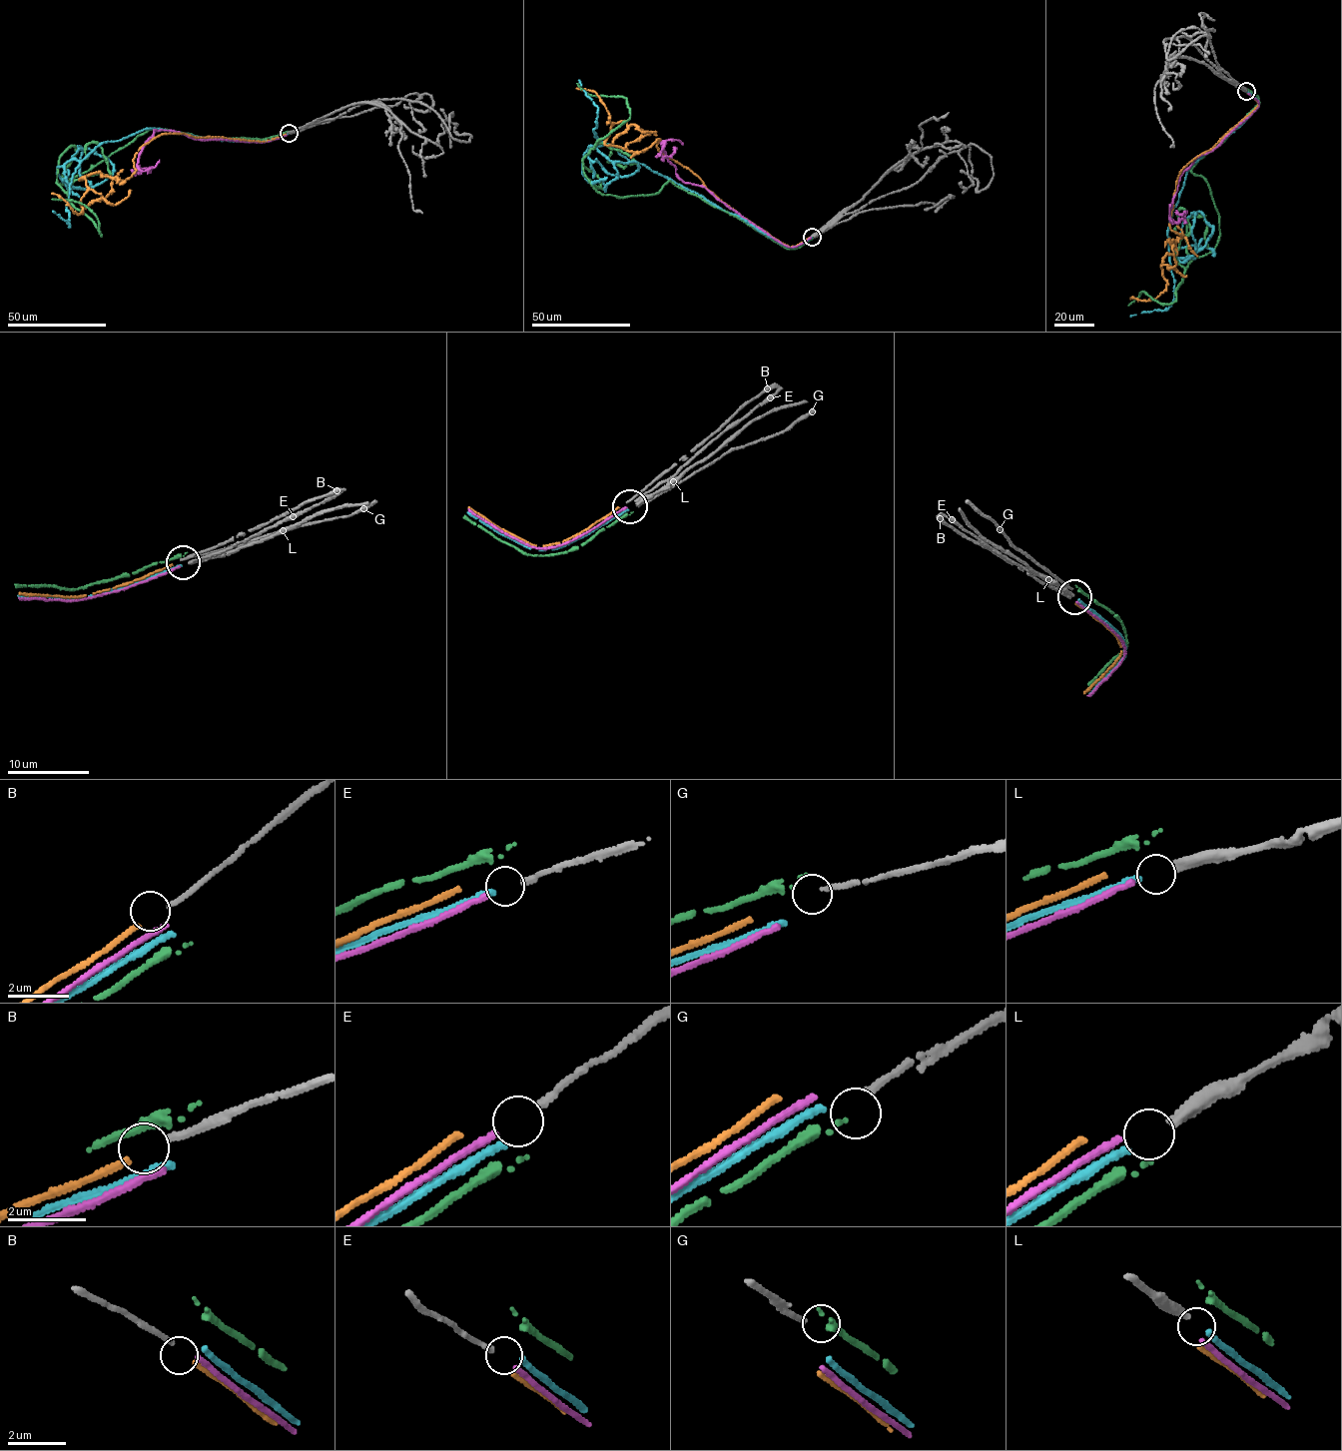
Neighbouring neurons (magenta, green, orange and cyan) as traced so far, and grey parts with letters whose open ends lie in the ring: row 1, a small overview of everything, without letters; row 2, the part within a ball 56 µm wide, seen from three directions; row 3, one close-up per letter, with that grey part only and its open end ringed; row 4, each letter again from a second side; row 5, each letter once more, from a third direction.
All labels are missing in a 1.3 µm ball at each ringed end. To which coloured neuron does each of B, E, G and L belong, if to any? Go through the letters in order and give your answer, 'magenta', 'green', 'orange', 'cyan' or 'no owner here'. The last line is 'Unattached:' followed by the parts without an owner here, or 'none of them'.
B: orange
E: magenta
G: no owner here
L: cyan
Unattached: G

